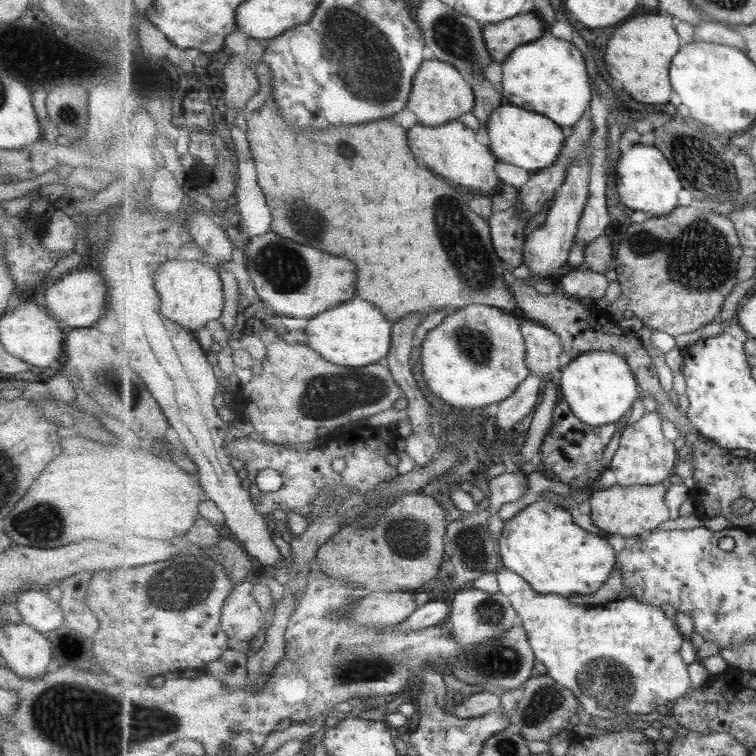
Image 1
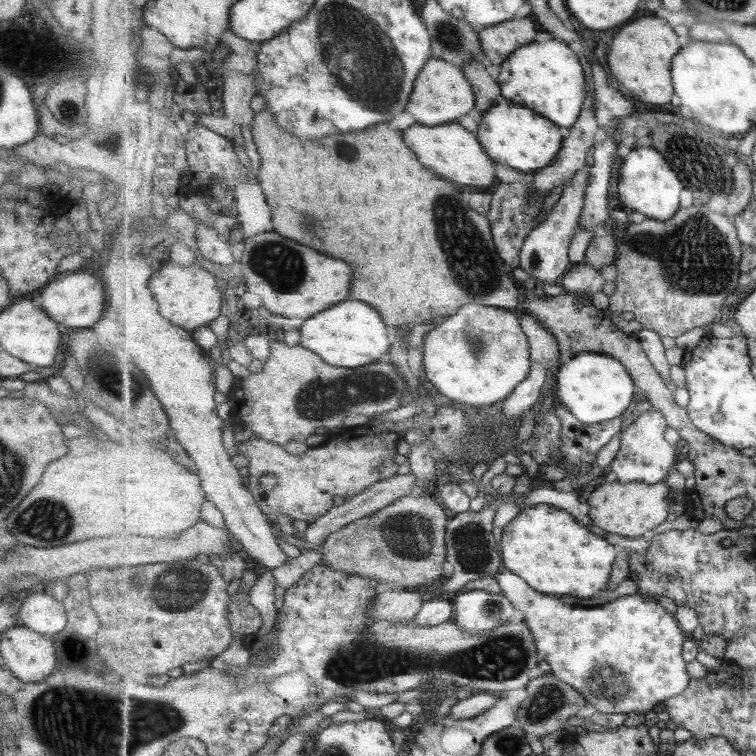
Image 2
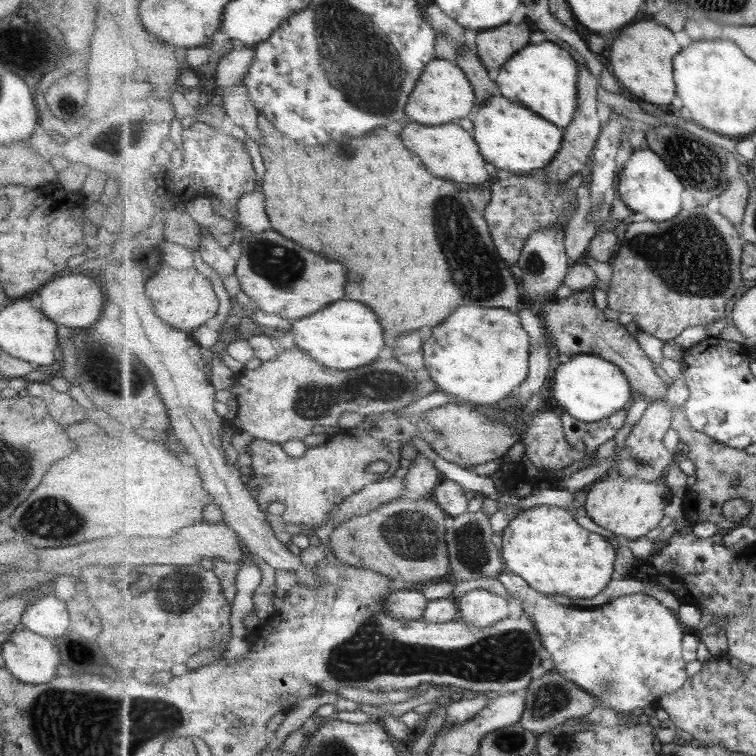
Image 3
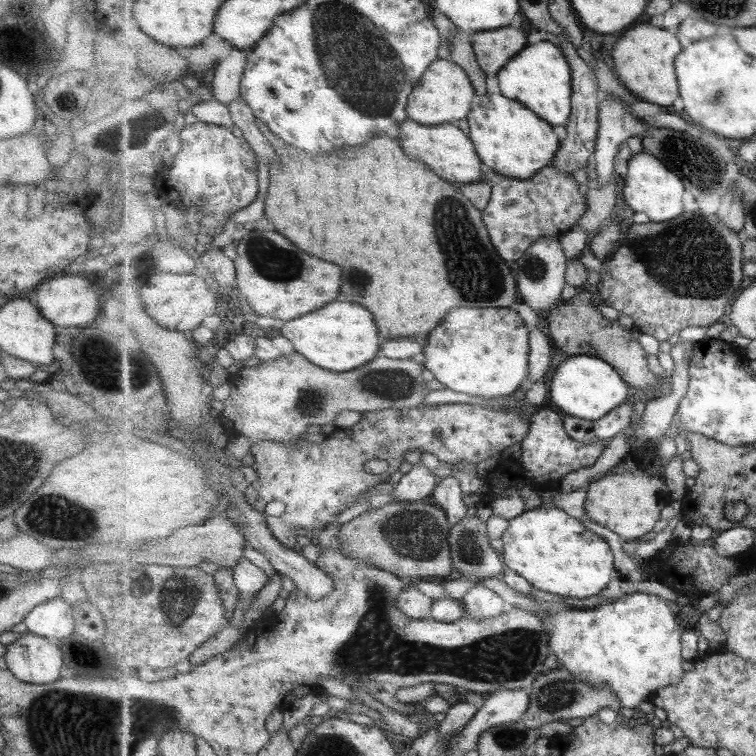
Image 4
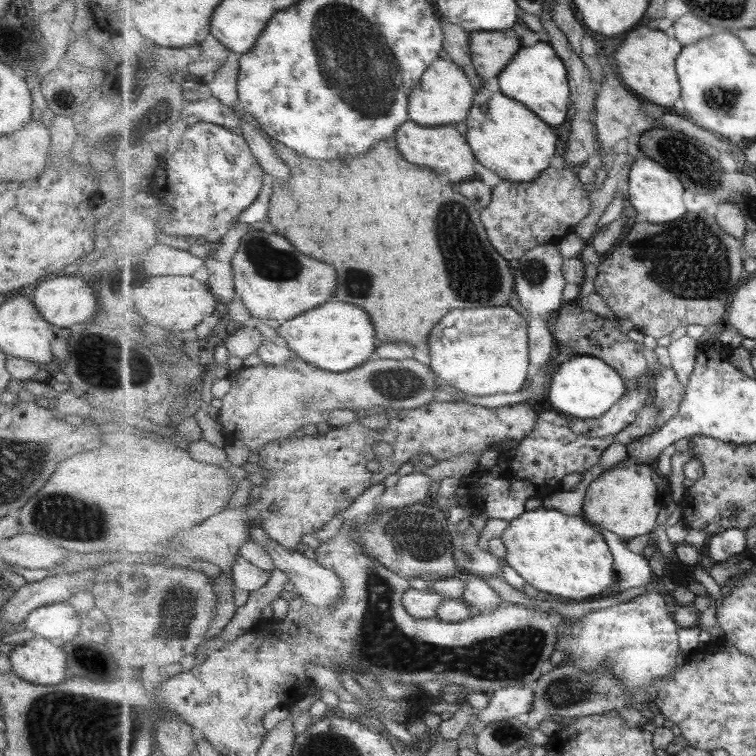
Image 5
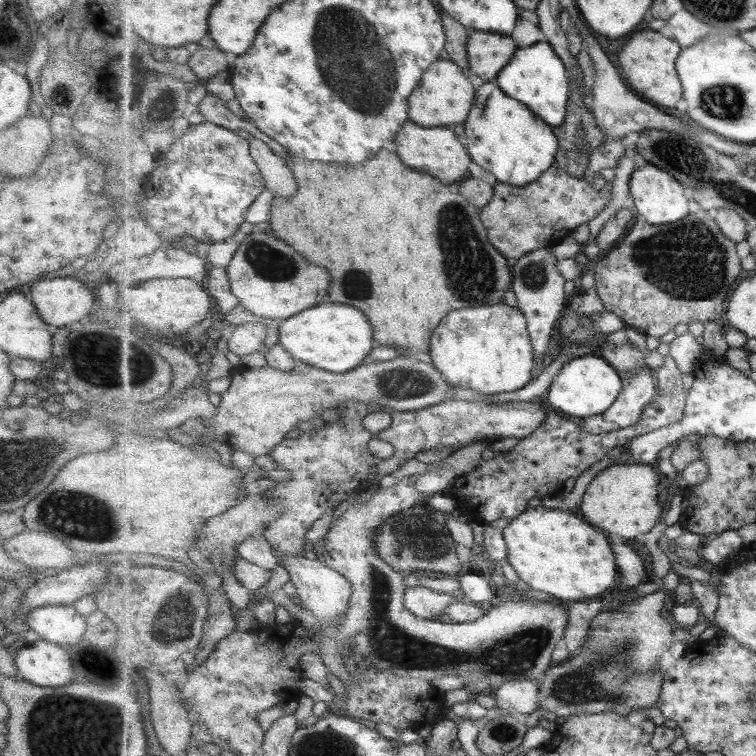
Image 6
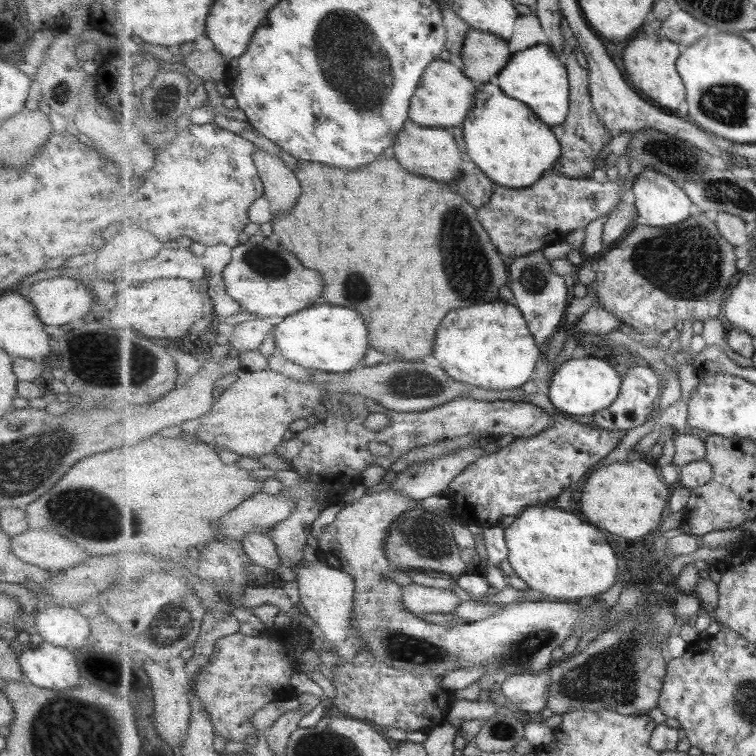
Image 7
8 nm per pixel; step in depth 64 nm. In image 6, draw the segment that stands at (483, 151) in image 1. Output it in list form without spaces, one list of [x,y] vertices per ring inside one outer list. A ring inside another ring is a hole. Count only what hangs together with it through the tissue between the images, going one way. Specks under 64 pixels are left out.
[[[407,122],[405,128],[397,134],[395,142],[401,160],[405,160],[405,164],[411,164],[411,168],[417,168],[417,172],[429,172],[431,176],[453,185],[469,176],[469,164],[473,159],[466,146],[463,148],[452,127],[433,127],[427,130],[416,122]]]

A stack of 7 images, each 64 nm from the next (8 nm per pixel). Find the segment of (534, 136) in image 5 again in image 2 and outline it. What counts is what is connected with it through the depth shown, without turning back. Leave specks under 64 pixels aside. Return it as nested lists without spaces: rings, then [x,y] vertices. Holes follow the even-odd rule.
[[[502,96],[489,112],[483,114],[479,136],[481,144],[485,144],[485,152],[493,156],[495,164],[511,166],[532,175],[551,166],[564,147],[564,138],[559,127],[548,117],[543,118],[533,109],[516,105]]]

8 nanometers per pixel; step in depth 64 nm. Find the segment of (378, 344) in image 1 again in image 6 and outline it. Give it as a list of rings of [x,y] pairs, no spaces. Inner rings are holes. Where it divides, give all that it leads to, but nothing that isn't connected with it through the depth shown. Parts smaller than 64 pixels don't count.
[[[323,304],[300,312],[279,324],[279,340],[296,361],[337,374],[364,364],[373,352],[373,328],[367,316],[347,304]]]

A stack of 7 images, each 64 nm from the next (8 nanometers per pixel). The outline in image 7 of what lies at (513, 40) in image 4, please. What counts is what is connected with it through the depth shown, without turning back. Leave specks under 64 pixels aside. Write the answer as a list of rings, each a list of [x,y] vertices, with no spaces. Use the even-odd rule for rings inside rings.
[[[471,29],[466,37],[463,58],[461,58],[464,65],[464,74],[477,84],[498,84],[501,72],[507,67],[512,56],[509,41],[501,39],[492,33]]]

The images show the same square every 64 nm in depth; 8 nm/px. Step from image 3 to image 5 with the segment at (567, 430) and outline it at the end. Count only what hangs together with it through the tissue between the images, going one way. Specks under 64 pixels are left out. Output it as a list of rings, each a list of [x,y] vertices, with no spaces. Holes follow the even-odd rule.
[[[644,380],[644,382],[636,384],[635,389],[627,391],[624,398],[613,405],[602,417],[596,419],[569,417],[572,431],[577,435],[591,438],[619,435],[621,431],[637,420],[641,408],[647,404],[647,400],[649,400],[649,388]]]

